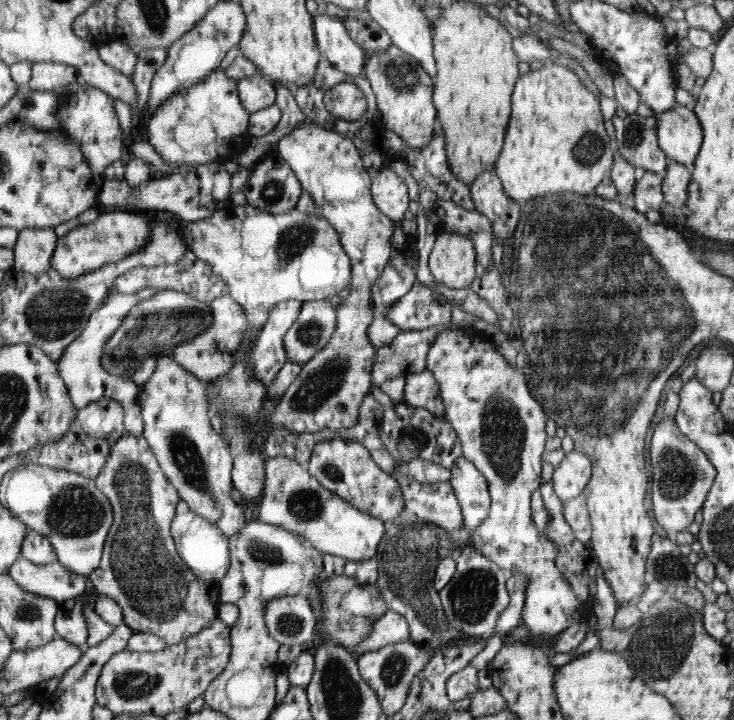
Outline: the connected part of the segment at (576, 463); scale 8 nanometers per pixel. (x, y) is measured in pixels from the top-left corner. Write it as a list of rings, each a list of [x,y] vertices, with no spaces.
[[[575,449],[562,458],[562,462],[554,467],[552,484],[556,496],[562,502],[568,502],[583,494],[592,475],[592,462],[586,454]]]

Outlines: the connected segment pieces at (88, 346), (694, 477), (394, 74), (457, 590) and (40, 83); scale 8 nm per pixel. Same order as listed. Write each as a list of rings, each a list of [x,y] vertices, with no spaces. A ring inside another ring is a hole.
[[[115,292],[114,296],[110,296],[110,299],[106,300],[101,308],[98,308],[98,311],[93,312],[86,324],[85,331],[70,344],[66,352],[62,354],[62,358],[58,360],[58,372],[65,380],[76,412],[88,404],[104,398],[116,400],[123,409],[123,429],[133,436],[140,436],[144,431],[144,422],[140,416],[140,406],[138,406],[139,385],[124,376],[117,376],[106,371],[102,367],[102,356],[104,356],[106,342],[114,336],[115,331],[119,330],[118,328],[120,328],[122,320],[126,318],[126,314],[142,301],[142,298],[136,296],[136,293]]]
[[[664,416],[654,428],[650,444],[652,463],[652,510],[654,518],[668,533],[674,535],[688,528],[703,507],[704,501],[717,476],[706,453],[677,427],[675,418]]]
[[[391,45],[386,52],[372,54],[366,60],[366,78],[376,95],[378,110],[385,128],[408,144],[408,148],[424,148],[430,144],[436,122],[436,109],[432,106],[432,78],[414,57]]]
[[[474,547],[464,548],[456,562],[457,570],[453,578],[439,591],[446,619],[467,636],[492,634],[498,628],[497,623],[502,612],[510,605],[510,576],[498,563],[494,563]]]
[[[36,62],[31,64],[29,87],[36,91],[52,91],[78,81],[76,67],[62,62]]]

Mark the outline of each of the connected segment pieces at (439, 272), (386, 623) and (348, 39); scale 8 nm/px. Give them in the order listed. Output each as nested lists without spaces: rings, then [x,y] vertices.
[[[440,232],[430,251],[428,265],[436,283],[462,290],[469,288],[474,281],[474,248],[468,237]]]
[[[386,610],[386,615],[374,622],[368,638],[364,638],[360,644],[349,647],[354,657],[364,654],[365,651],[380,650],[382,646],[396,644],[409,640],[410,628],[406,618],[397,612]]]
[[[316,15],[314,32],[322,57],[348,75],[358,76],[362,72],[364,49],[350,36],[340,19],[328,15]]]

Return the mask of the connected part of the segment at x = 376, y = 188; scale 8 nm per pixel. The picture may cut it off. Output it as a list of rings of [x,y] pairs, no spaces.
[[[384,169],[373,180],[373,196],[377,208],[393,220],[401,222],[408,210],[408,186],[390,169]]]

